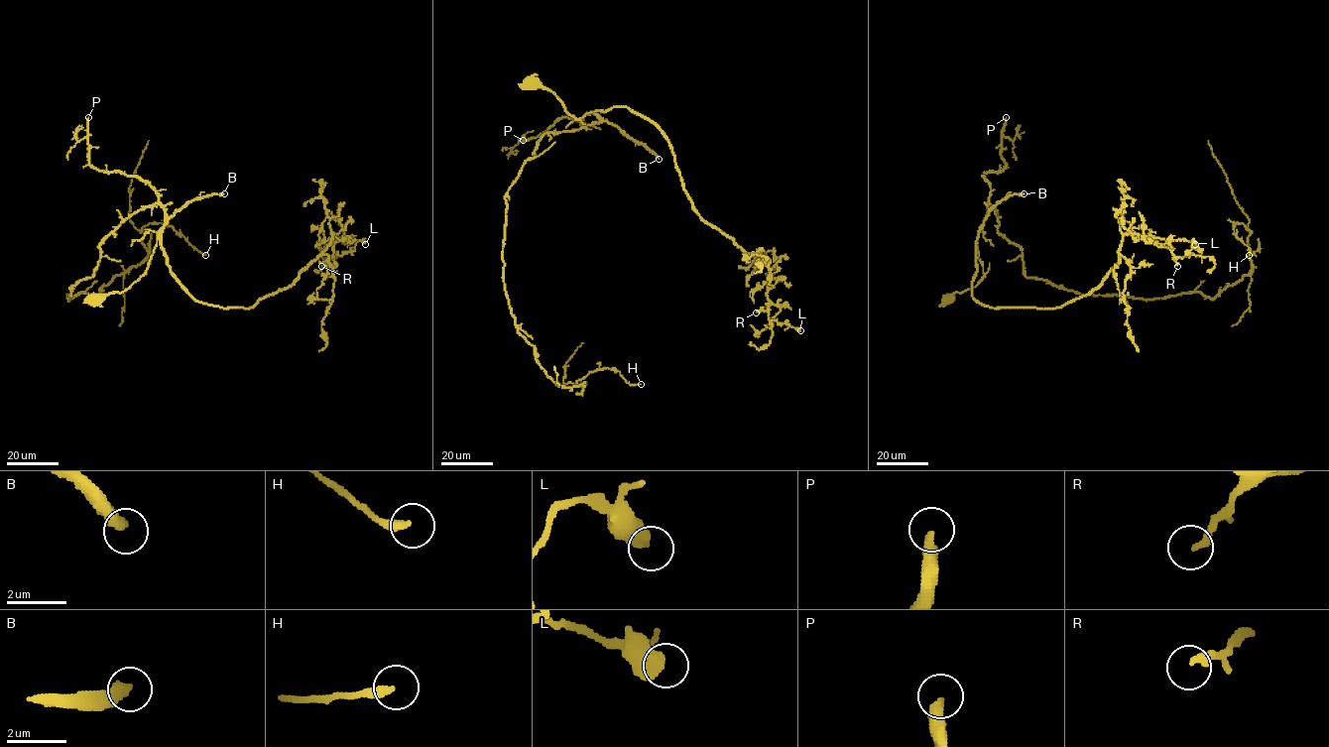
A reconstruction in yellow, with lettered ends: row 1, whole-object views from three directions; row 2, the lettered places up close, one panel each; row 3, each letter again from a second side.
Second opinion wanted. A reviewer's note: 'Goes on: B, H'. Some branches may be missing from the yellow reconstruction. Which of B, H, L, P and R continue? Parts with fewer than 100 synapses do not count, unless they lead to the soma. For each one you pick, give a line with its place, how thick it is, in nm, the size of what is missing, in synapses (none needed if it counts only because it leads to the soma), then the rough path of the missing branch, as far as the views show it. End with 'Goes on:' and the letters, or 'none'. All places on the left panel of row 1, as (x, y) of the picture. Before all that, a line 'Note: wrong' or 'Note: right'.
Note: wrong
B: Place: (224, 193). Thickness 440 nm. Roughly 120 synapses. Course of what is missing: (224, 193), (254, 188), (275, 177), (284, 165), (278, 150), (285, 132), (367, 122)
P: Place: (88, 117). Thickness 360 nm. Roughly 110 synapses. Course of what is missing: (88, 117), (92, 74), (106, 61), (104, 77), (184, 93), (206, 116), (187, 116)
Goes on: B, P

